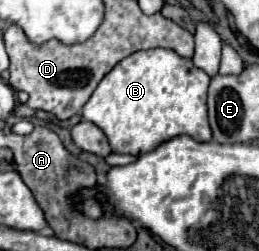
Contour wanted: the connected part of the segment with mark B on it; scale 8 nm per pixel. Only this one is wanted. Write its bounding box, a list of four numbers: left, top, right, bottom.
[81,48,211,154]

